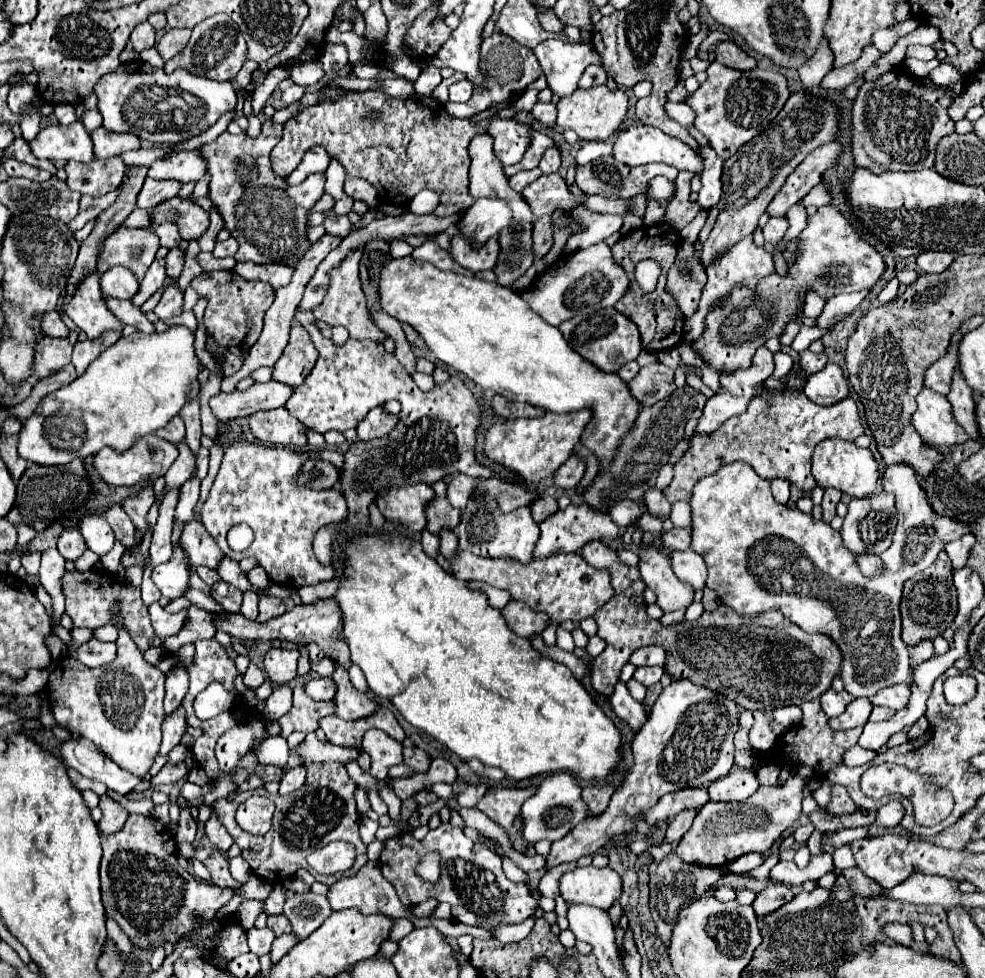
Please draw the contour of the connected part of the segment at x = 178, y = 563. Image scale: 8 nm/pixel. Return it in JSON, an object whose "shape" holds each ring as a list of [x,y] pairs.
{"shape":[[[180,543],[174,545],[172,557],[166,563],[160,563],[152,569],[152,579],[166,599],[178,599],[188,591],[190,581],[190,561],[188,553]]]}

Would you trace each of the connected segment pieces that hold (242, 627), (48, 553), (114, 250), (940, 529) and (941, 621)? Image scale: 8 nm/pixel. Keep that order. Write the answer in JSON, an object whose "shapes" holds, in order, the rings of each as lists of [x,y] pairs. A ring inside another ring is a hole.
{"shapes":[[[[318,599],[312,605],[298,605],[292,611],[286,611],[284,615],[266,621],[266,623],[258,623],[258,621],[250,621],[240,613],[230,613],[228,617],[216,617],[216,627],[226,631],[232,637],[238,639],[260,639],[260,641],[292,641],[292,643],[310,643],[316,641],[322,645],[324,653],[332,659],[336,659],[344,669],[350,667],[350,653],[348,653],[348,645],[344,641],[340,641],[340,631],[342,631],[342,623],[340,623],[340,607],[336,605],[336,601],[330,599]]],[[[46,549],[42,553],[40,563],[40,583],[52,597],[52,609],[54,609],[54,621],[60,625],[62,613],[64,613],[64,595],[60,593],[60,577],[64,575],[64,557],[58,553],[58,549]]],[[[120,225],[112,235],[102,241],[96,271],[102,273],[114,265],[122,265],[128,267],[138,281],[142,281],[144,273],[156,257],[158,247],[160,239],[152,229],[128,229]],[[134,247],[142,249],[142,257],[136,257],[132,253]]],[[[936,517],[932,529],[936,531],[938,539],[942,539],[944,543],[950,543],[960,535],[964,535],[964,525],[956,525],[956,521],[948,521],[948,517]]],[[[940,551],[938,559],[928,569],[920,571],[916,577],[904,583],[900,613],[902,613],[902,637],[908,645],[916,645],[922,639],[936,639],[944,635],[948,627],[952,627],[954,617],[958,613],[958,597],[956,587],[952,583],[952,563],[946,551]]]]}

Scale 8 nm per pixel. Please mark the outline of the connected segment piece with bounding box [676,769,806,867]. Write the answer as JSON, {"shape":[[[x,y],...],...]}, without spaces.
{"shape":[[[804,771],[790,773],[782,787],[760,787],[746,801],[714,803],[708,801],[696,815],[690,831],[676,847],[678,857],[684,863],[696,863],[704,867],[726,867],[730,861],[746,853],[766,853],[772,843],[798,819],[802,813],[802,789],[806,785]]]}

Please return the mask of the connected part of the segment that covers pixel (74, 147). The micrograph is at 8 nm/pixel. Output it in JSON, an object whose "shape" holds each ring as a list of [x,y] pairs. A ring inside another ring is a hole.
{"shape":[[[80,121],[70,125],[46,125],[28,143],[38,159],[48,161],[92,161],[92,141]]]}

